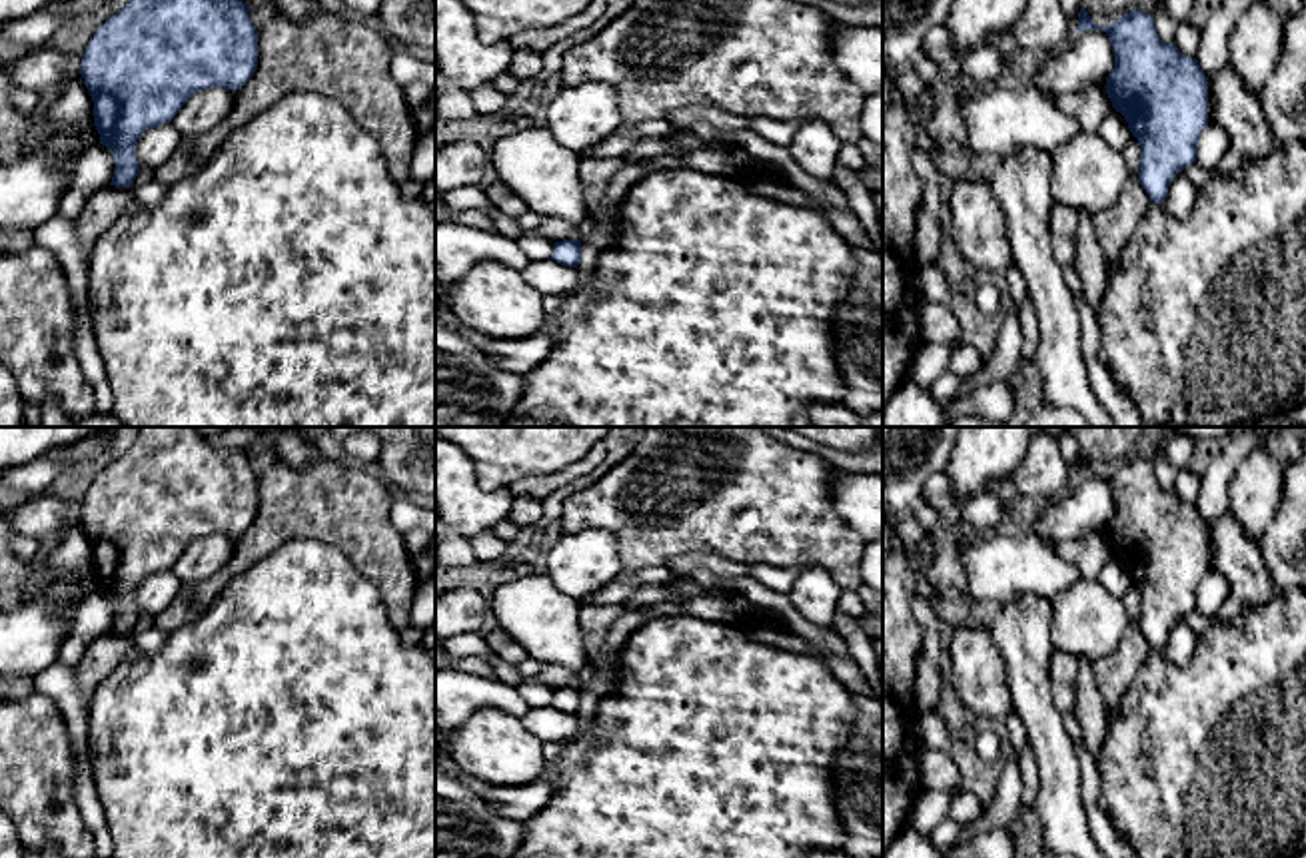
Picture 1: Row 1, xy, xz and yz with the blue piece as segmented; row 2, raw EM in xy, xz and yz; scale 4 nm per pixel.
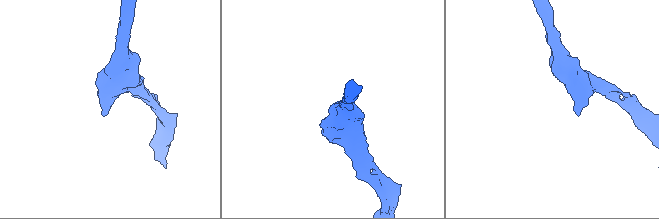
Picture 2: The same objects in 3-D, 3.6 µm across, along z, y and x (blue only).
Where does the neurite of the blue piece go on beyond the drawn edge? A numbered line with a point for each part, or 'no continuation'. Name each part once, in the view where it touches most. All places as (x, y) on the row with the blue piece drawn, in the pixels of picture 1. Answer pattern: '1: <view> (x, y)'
no continuation

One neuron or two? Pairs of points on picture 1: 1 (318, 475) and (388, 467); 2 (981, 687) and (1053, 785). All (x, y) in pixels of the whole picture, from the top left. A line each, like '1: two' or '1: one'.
1: two
2: two

